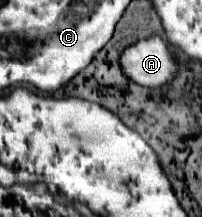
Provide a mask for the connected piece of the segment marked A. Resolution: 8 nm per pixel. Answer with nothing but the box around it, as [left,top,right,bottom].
[120,35,178,89]

